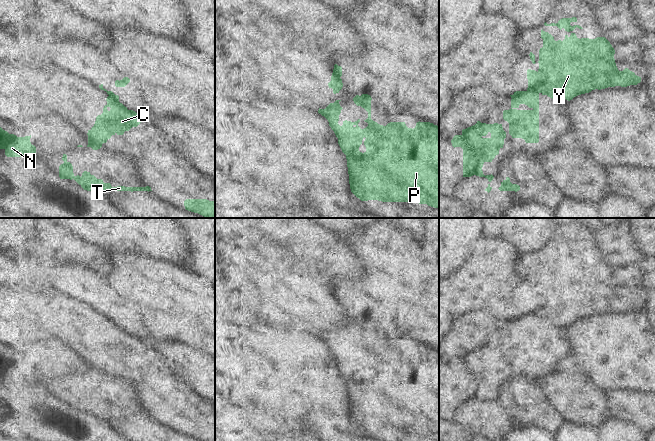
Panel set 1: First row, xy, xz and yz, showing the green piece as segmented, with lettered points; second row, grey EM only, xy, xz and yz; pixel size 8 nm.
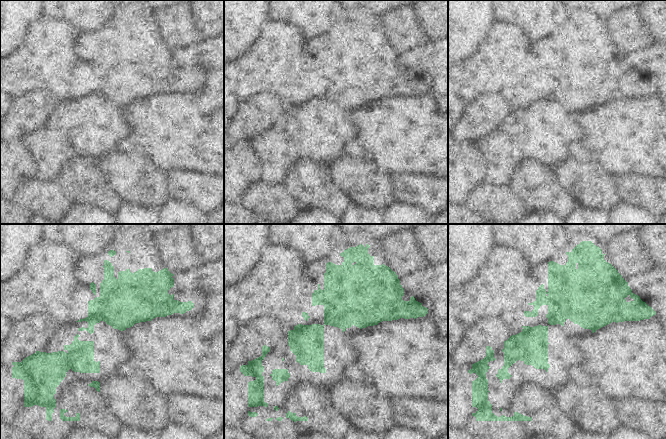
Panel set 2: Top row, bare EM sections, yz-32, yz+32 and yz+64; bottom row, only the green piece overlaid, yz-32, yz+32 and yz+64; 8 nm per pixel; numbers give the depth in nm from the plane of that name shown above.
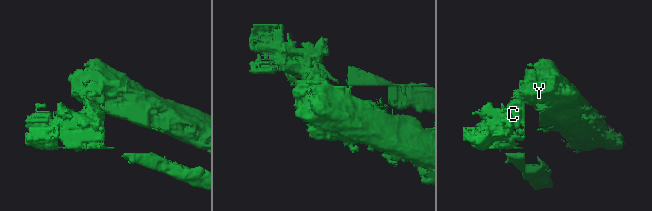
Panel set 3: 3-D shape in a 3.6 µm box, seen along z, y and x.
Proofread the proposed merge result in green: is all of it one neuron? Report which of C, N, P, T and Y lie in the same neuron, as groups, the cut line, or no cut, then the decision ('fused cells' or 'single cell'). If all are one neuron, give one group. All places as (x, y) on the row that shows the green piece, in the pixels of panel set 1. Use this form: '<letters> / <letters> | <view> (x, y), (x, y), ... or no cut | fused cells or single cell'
C N T / P Y | yz (527, 90), (537, 90), (539, 92) | fused cells

